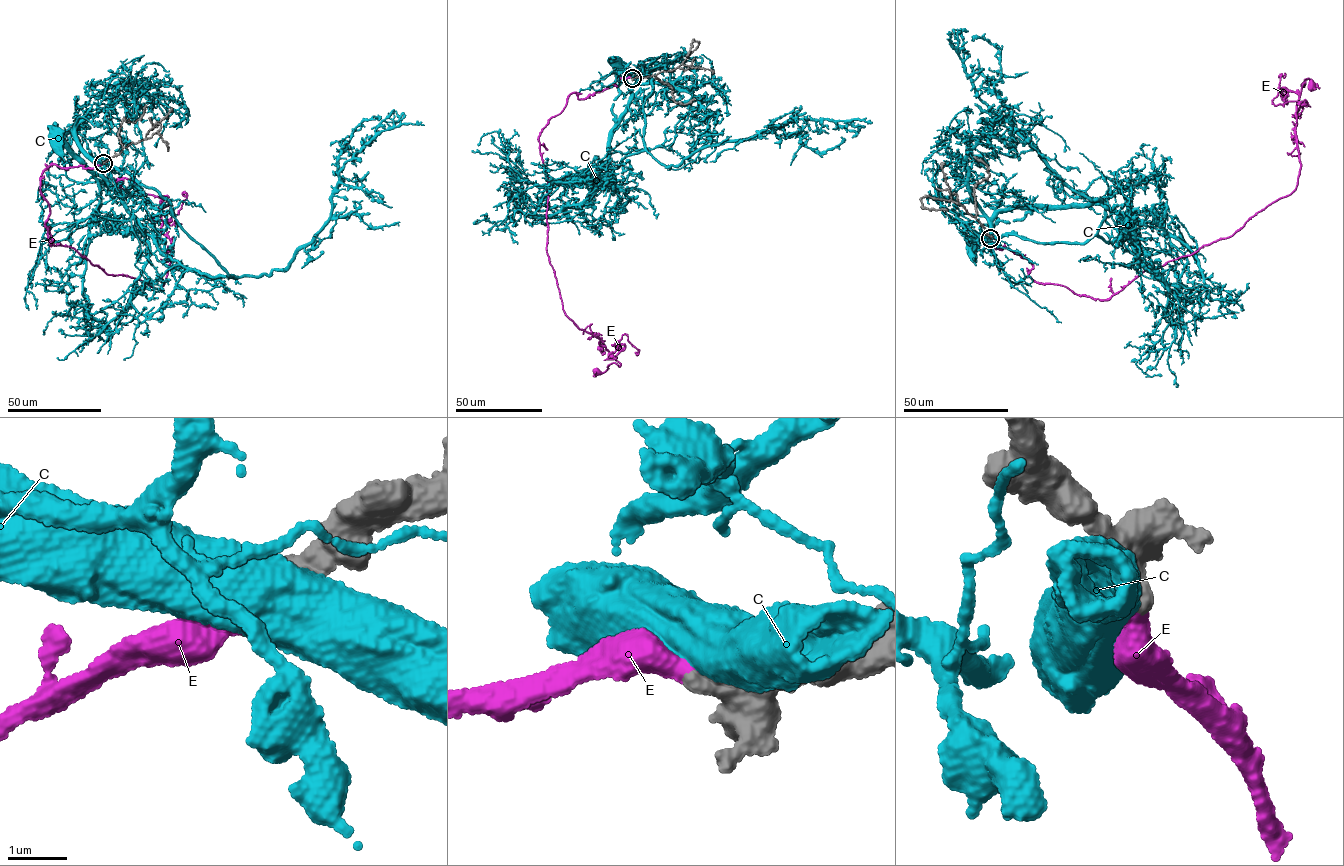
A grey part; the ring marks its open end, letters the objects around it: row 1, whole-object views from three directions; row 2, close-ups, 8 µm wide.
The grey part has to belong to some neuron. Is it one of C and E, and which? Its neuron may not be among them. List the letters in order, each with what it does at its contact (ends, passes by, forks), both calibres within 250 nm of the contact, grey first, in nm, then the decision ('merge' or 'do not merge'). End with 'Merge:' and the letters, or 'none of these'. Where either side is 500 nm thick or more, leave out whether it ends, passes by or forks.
C: 400 nm thick on the grey side, 750 nm on the other; do not merge
E: it ends there; 360 nm thick on the grey side, 340 nm on the other; merge
Merge: E

